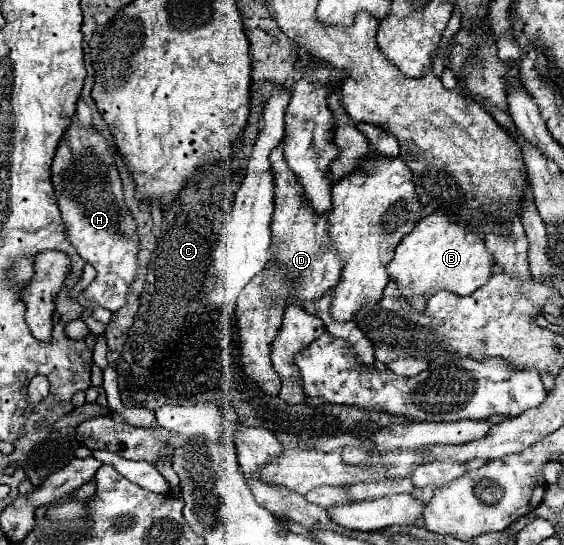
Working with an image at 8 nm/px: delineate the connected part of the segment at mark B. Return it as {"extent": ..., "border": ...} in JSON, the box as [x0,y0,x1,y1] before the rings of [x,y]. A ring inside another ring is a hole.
{"extent":[388,214,494,312],"border":[[[430,214],[428,218],[420,220],[396,246],[396,254],[388,264],[388,274],[398,284],[402,298],[418,312],[424,312],[426,300],[440,290],[470,296],[488,282],[492,276],[492,266],[494,260],[478,234],[468,232],[464,226],[448,220],[442,214]]]}

